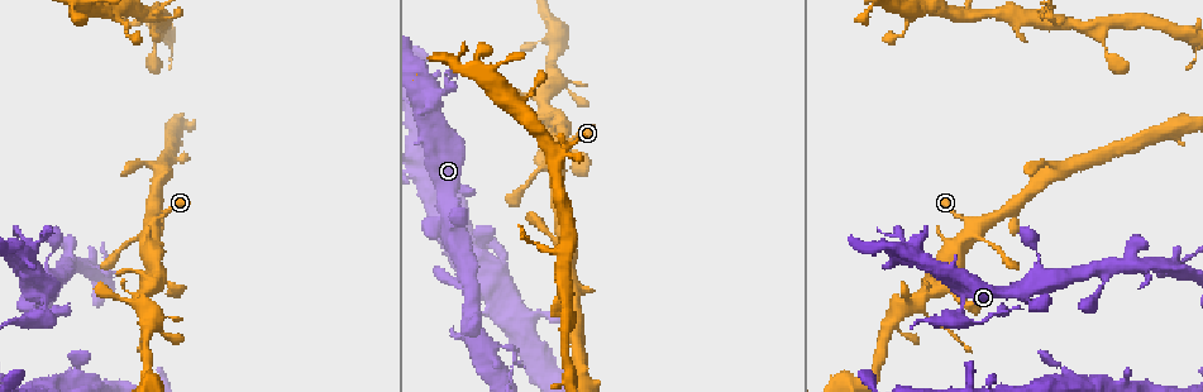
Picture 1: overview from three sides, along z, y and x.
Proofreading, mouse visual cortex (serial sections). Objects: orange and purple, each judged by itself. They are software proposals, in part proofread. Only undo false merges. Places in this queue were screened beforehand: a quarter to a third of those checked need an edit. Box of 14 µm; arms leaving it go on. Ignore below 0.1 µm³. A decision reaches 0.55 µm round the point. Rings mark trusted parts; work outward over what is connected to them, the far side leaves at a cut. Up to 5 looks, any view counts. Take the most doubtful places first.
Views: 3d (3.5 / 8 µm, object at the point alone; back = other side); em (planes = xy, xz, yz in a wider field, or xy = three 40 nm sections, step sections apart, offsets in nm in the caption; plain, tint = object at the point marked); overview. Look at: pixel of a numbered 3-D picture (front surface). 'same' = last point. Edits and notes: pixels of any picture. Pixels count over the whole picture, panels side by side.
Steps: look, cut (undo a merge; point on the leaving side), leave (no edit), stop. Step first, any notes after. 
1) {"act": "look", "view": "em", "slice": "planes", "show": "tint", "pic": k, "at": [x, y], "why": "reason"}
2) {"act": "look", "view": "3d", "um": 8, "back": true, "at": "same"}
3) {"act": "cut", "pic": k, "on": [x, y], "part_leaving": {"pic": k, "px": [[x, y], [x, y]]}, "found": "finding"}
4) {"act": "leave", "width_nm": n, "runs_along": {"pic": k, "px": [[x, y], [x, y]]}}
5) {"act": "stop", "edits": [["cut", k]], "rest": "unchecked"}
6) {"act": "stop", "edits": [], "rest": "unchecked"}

{"act": "look", "view": "3d", "um": 3.5, "back": true, "pic": 1, "at": [513, 350], "why": "abrupt turn"}

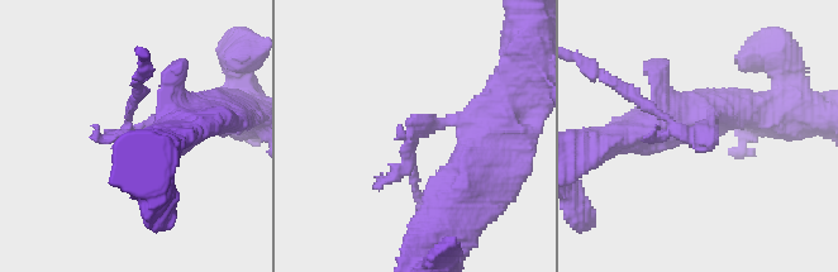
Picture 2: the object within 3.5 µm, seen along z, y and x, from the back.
{"act": "look", "view": "em", "slice": "planes", "show": "tint", "pic": 2, "at": [415, 129], "why": "need the tissue"}

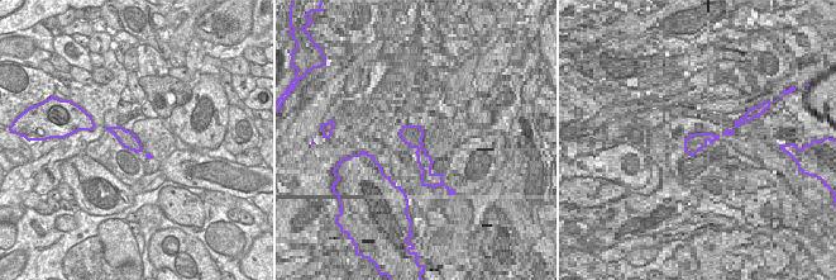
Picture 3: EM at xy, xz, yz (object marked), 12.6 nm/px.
{"act": "leave", "runs_along": {"pic": 2, "px": [[489, 119], [415, 129], [419, 196]]}, "found": "one cell here"}

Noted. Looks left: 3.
{"act": "look", "view": "em", "slice": "planes", "show": "tint", "pic": 1, "at": [47, 314], "why": "arms part here"}

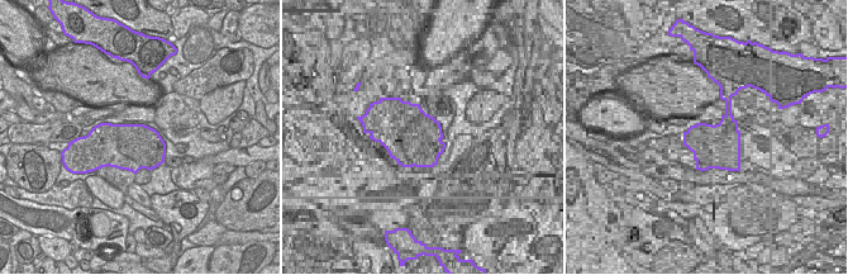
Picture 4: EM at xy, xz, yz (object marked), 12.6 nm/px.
{"act": "look", "view": "3d", "um": 3.5, "at": "same"}

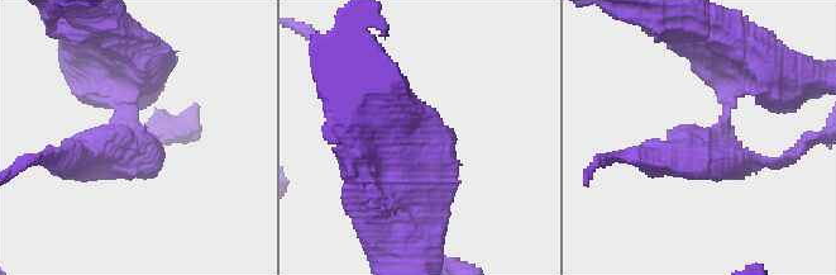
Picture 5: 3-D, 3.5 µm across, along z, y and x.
{"act": "cut", "pic": 5, "on": [745, 155], "found": "a second cell is stuck on"}

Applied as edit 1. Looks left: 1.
{"act": "stop", "edits": [["cut", 5]], "rest": "unchecked"}

